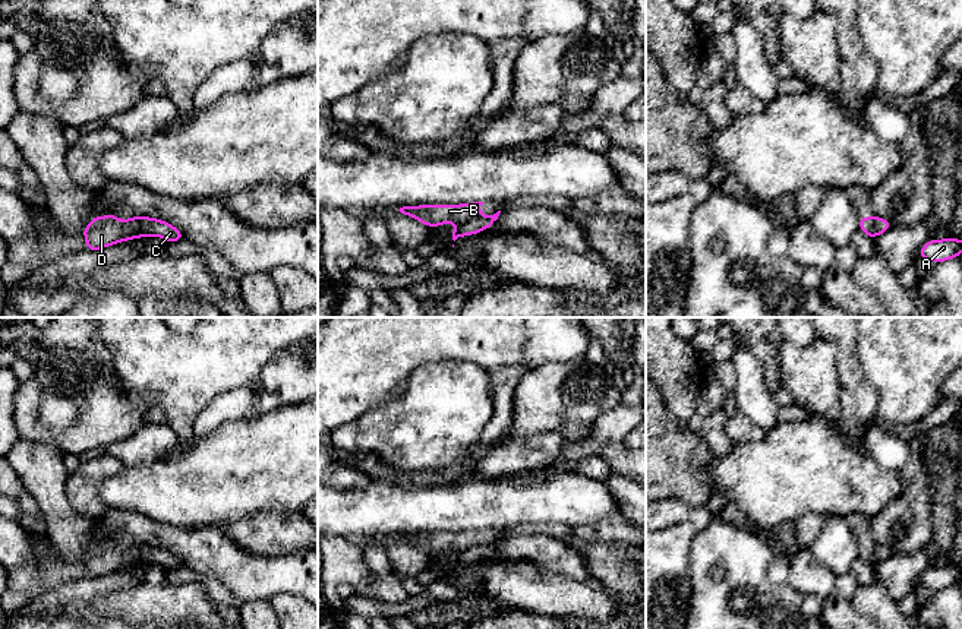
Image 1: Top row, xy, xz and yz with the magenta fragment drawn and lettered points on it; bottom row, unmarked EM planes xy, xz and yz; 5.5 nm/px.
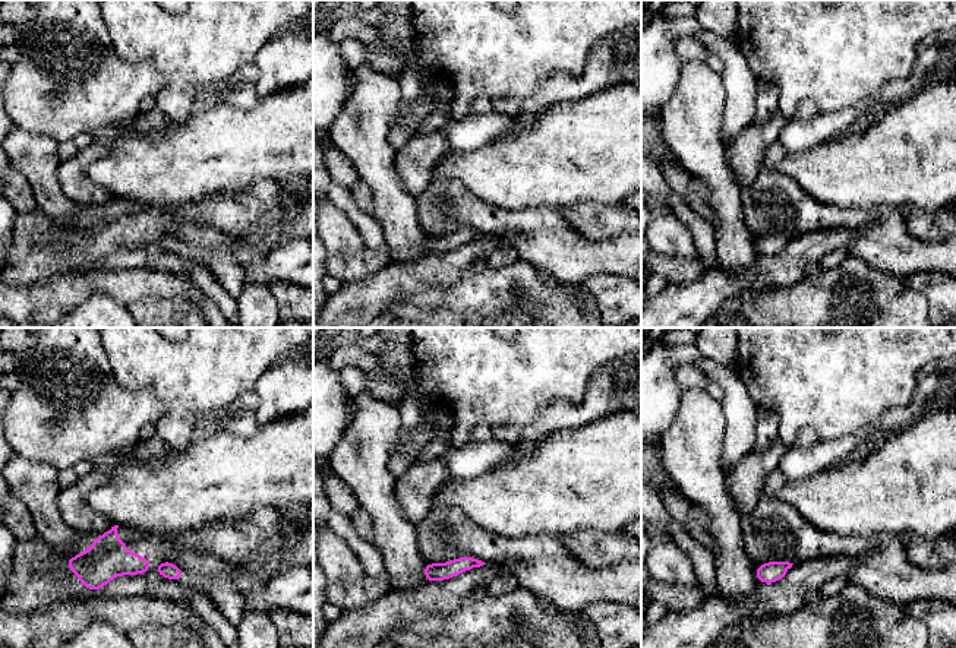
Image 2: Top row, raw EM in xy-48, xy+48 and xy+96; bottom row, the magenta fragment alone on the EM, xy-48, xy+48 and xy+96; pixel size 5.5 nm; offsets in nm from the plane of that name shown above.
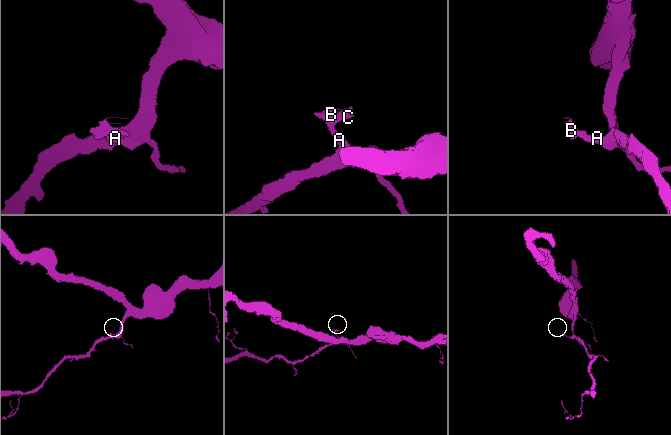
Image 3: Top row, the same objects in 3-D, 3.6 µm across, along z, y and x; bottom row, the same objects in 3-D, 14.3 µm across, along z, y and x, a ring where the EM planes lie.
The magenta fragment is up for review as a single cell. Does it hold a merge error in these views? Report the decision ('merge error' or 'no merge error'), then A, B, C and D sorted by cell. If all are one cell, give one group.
merge error; A C / B D

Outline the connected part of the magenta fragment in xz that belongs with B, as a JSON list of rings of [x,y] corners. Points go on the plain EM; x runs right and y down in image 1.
[[[471,530],[461,532],[419,532],[403,534],[398,538],[407,544],[423,550],[429,556],[433,556],[447,550],[463,551],[473,546],[480,546],[480,532],[483,532],[483,530]]]

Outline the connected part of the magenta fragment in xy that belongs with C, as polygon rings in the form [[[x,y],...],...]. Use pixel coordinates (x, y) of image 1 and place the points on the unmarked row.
[[[146,544],[142,549],[139,556],[141,556],[141,560],[143,565],[158,563],[165,570],[173,570],[173,569],[186,566],[186,563],[183,560],[180,560],[174,553],[171,553],[163,547],[151,546],[151,544]]]

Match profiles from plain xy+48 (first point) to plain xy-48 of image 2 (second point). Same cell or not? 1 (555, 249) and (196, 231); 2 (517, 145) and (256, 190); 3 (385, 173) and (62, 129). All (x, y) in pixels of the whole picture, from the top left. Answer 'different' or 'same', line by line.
1: same
2: different
3: different

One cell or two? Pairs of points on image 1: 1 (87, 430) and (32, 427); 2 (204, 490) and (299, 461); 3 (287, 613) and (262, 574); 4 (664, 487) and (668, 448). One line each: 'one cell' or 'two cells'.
1: one cell
2: one cell
3: two cells
4: one cell

